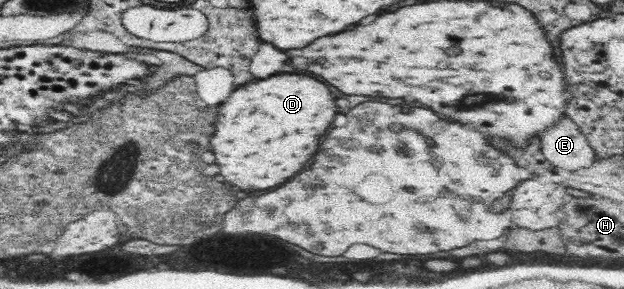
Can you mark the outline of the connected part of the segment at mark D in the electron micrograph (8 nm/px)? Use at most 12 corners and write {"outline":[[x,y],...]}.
{"outline":[[308,75],[236,89],[210,139],[242,191],[294,177],[336,105]]}

